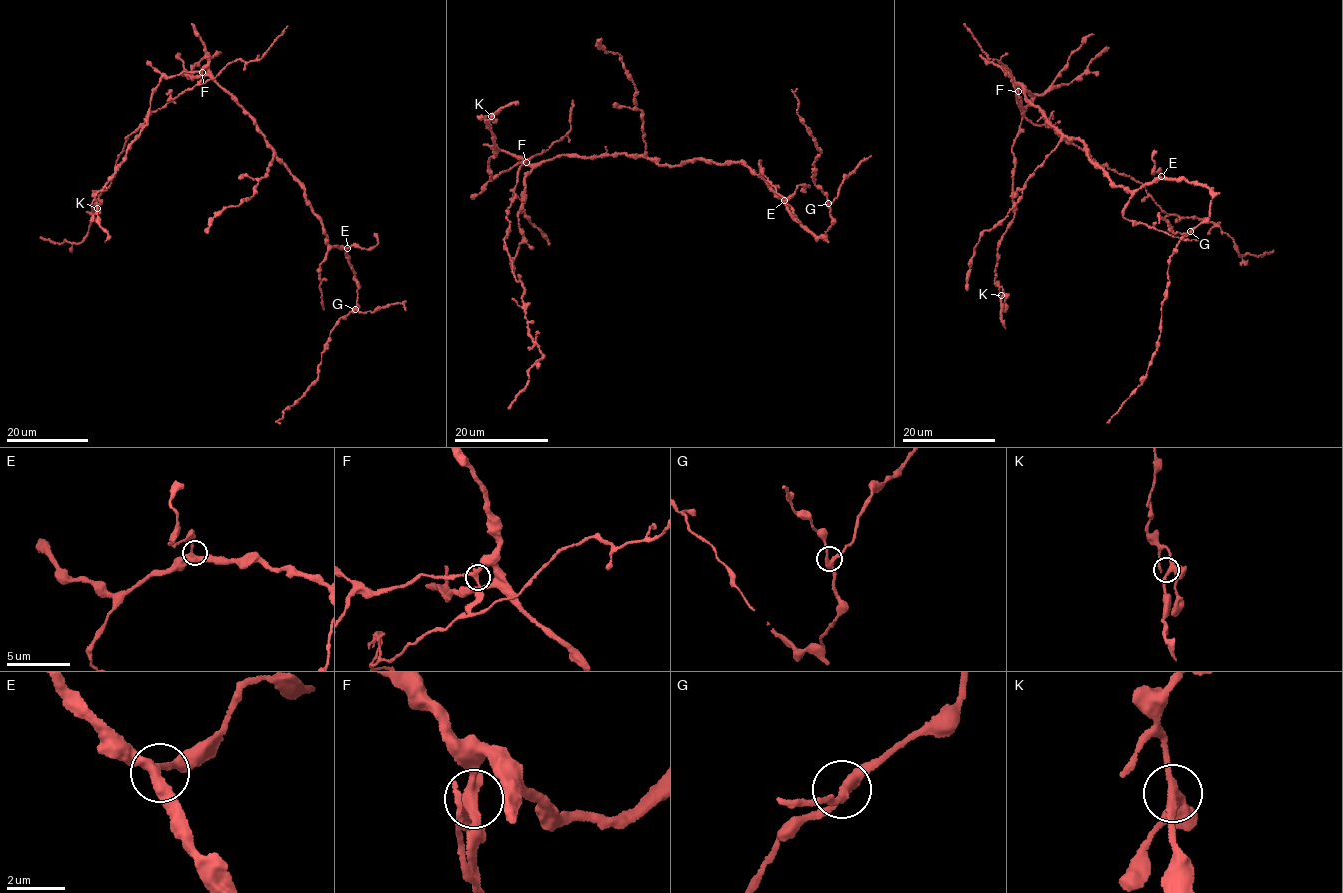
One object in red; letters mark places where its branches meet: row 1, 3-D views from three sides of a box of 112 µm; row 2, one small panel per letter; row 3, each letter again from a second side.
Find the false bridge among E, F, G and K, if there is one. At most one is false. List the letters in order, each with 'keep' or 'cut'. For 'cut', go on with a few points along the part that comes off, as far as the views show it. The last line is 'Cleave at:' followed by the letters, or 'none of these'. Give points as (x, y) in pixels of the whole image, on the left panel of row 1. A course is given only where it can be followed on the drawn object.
E: keep
F: cut; course (202, 72), (202, 79), (150, 113), (126, 138), (112, 180), (92, 206), (87, 236), (60, 244), (40, 236)
G: keep
K: keep
Cleave at: F

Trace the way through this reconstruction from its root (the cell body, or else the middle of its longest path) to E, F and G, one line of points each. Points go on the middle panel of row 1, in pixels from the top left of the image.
E: (637, 156), (672, 165), (701, 157), (718, 163), (739, 161), (768, 182), (784, 200)
F: (637, 156), (565, 155), (538, 163), (526, 163)
G: (637, 156), (672, 165), (701, 157), (739, 161), (817, 236), (831, 227), (828, 203)

